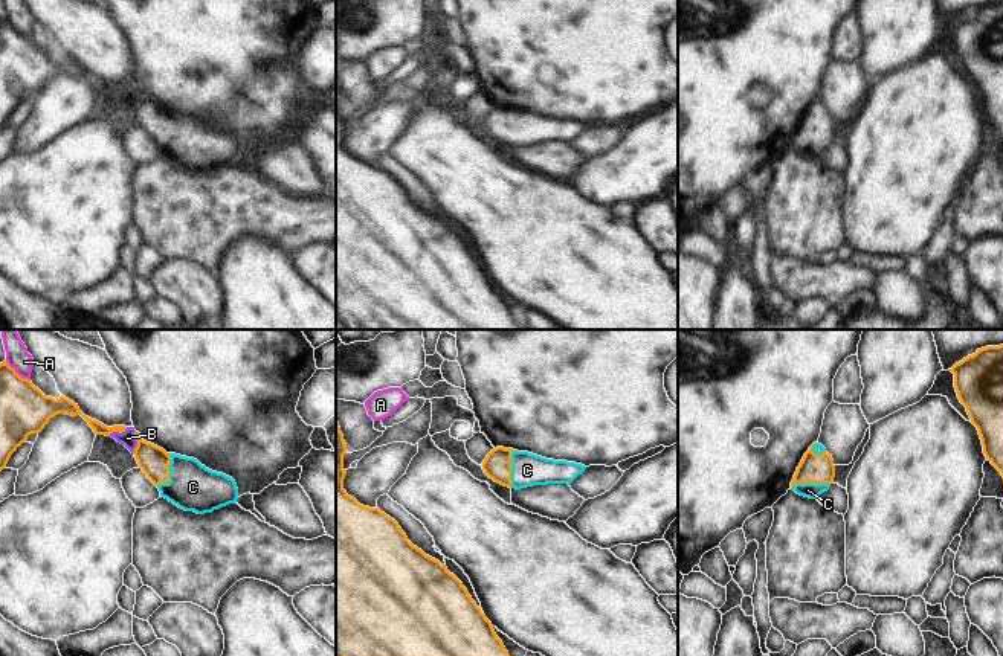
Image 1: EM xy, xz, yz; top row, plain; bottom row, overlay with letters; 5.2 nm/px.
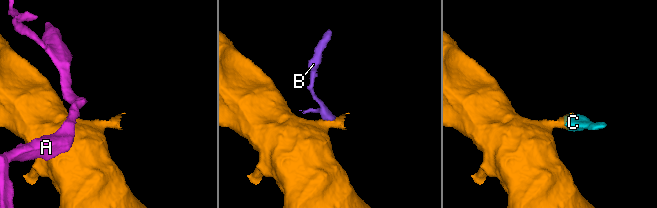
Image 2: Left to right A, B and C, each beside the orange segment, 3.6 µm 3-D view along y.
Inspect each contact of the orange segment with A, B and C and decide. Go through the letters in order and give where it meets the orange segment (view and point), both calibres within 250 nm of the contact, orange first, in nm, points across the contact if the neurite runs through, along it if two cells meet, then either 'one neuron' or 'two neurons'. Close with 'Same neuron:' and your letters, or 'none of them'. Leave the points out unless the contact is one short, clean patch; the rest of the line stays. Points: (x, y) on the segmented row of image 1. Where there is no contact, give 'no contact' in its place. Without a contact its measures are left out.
A: xy (16, 373) | 260/120 nm | two neurons
B: xy (136, 440) | 160/80 nm | along xy (135, 430), (136, 447), (133, 452) | two neurons
C: xy (168, 473) | 160/260 nm | across xy (154, 461), (168, 473), (193, 487) | one neuron
Same neuron: C

